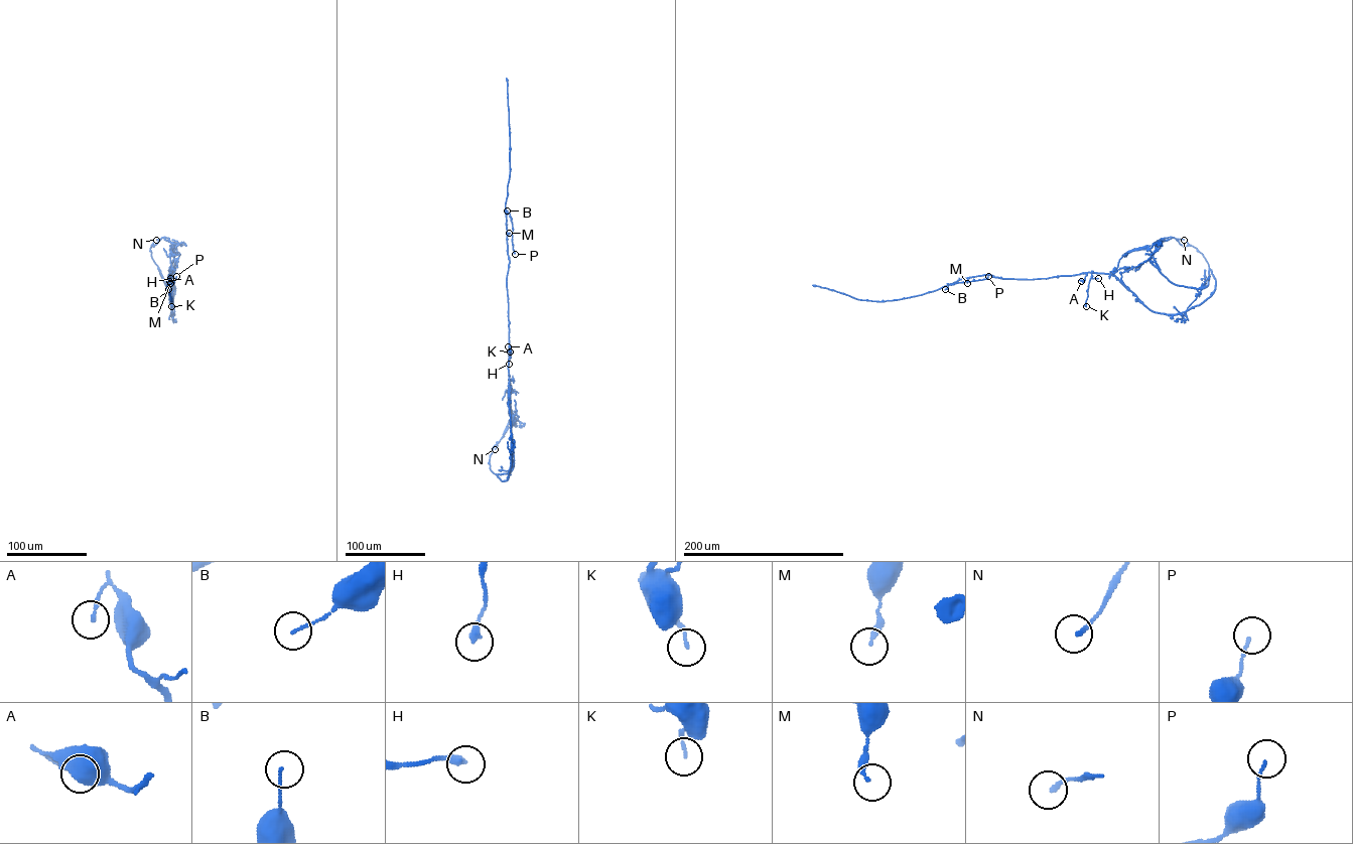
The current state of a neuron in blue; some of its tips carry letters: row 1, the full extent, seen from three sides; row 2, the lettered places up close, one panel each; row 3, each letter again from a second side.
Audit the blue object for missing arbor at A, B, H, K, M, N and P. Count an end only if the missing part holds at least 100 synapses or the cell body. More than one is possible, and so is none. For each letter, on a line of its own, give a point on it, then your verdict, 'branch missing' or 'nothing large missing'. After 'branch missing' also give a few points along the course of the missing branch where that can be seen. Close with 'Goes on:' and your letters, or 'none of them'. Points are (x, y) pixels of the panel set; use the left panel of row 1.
A: place (169, 281); nothing large missing
B: place (168, 289); nothing large missing
H: place (170, 278); nothing large missing
K: place (171, 306); nothing large missing
M: place (170, 283); nothing large missing
N: place (156, 240); nothing large missing
P: place (176, 276); nothing large missing
Goes on: none of them

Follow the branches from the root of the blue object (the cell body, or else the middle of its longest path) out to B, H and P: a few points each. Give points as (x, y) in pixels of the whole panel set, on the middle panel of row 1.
B: (508, 297), (507, 210)
H: (508, 297), (509, 364)
P: (508, 297), (508, 213), (515, 254)

